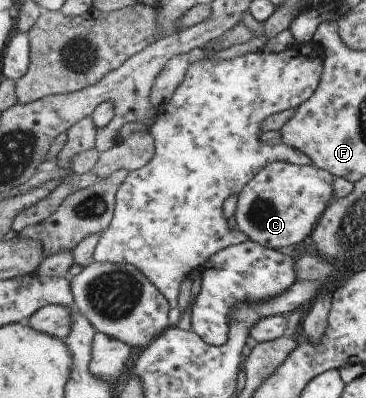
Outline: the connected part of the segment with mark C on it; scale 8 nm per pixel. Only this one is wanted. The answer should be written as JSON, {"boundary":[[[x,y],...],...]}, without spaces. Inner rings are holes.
{"boundary":[[[286,161],[267,164],[259,174],[238,193],[238,206],[235,212],[237,229],[250,241],[257,242],[269,249],[287,248],[302,243],[313,233],[313,228],[320,216],[328,212],[329,204],[337,200],[337,176],[323,168],[295,165]]]}

